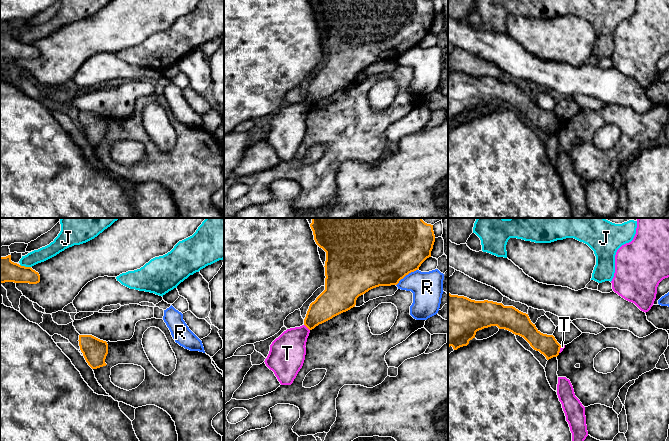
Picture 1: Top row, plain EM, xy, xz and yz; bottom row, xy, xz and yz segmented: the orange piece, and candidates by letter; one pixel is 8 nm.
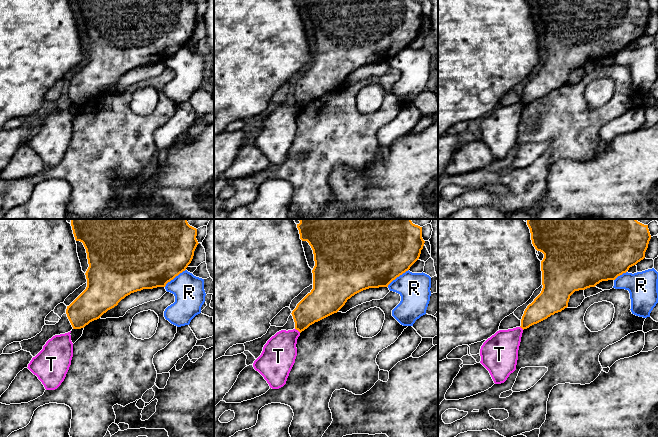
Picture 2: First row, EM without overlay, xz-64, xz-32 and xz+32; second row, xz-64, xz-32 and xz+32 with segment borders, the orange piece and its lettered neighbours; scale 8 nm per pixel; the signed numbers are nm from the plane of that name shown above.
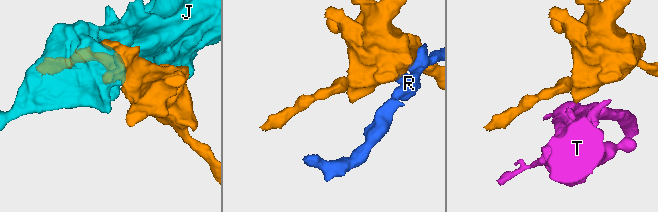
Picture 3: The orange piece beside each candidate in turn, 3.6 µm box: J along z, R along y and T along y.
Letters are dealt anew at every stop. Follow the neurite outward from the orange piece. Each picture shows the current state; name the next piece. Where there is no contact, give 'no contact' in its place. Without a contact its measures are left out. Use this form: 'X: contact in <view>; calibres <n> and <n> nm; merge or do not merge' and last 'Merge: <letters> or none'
J: contact in xy; calibres 200 and 110 nm; do not merge
R: contact in xz; calibres 500 and 260 nm; do not merge
T: contact in xz; calibres 220 and 280 nm; do not merge
Merge: none

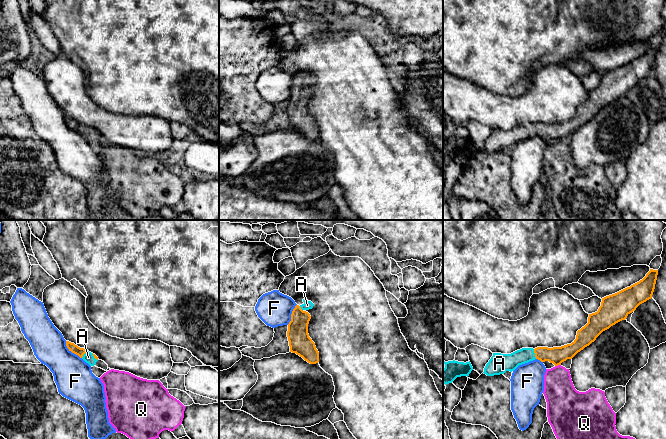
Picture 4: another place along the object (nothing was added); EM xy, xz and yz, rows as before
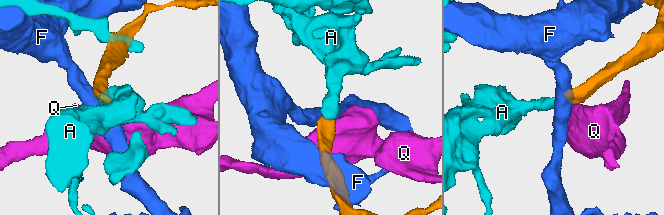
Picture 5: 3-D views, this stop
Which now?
A: contact in yz; calibres 140 and 140 nm; merge
F: contact in xy; calibres 70 and 300 nm; do not merge
Q: contact in yz; calibres 140 and 260 nm; do not merge
Merge: A

